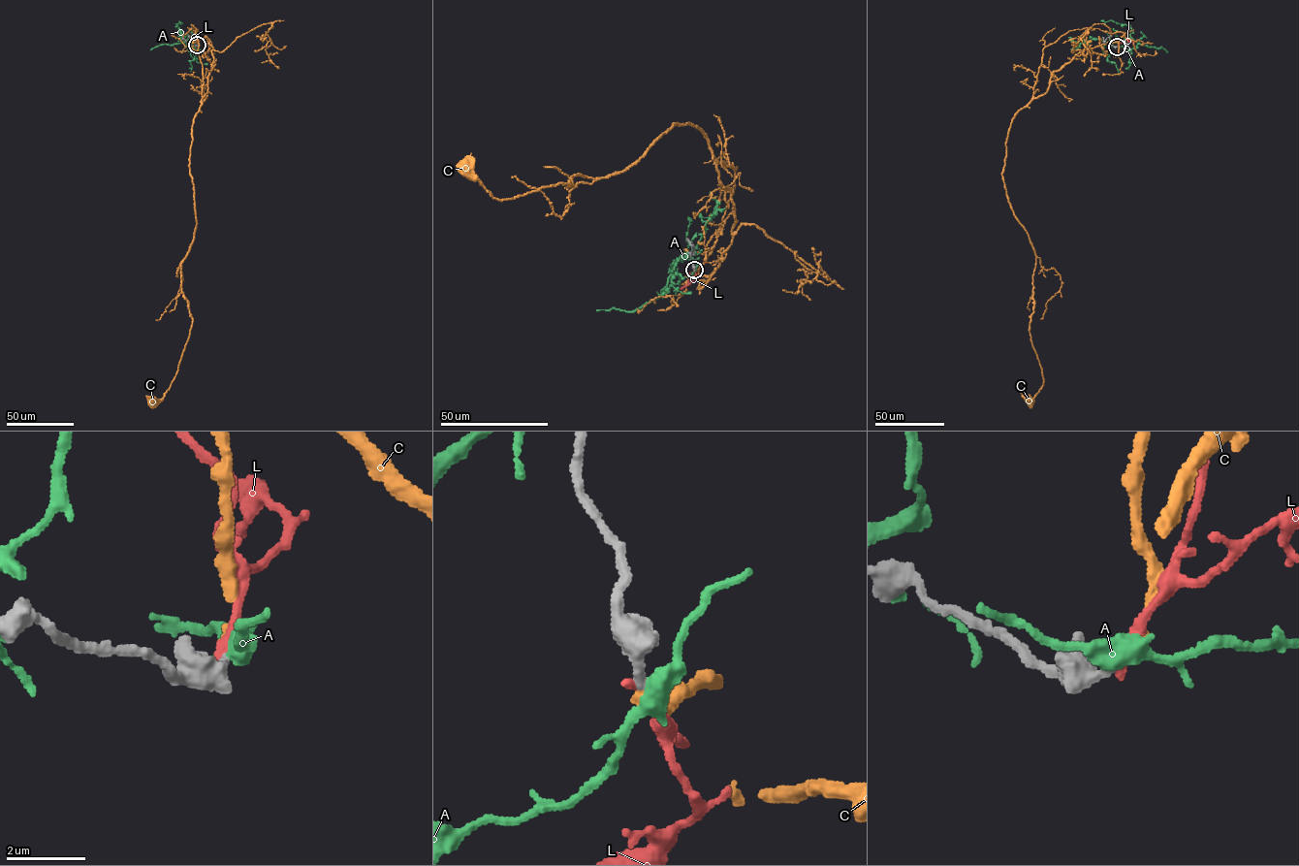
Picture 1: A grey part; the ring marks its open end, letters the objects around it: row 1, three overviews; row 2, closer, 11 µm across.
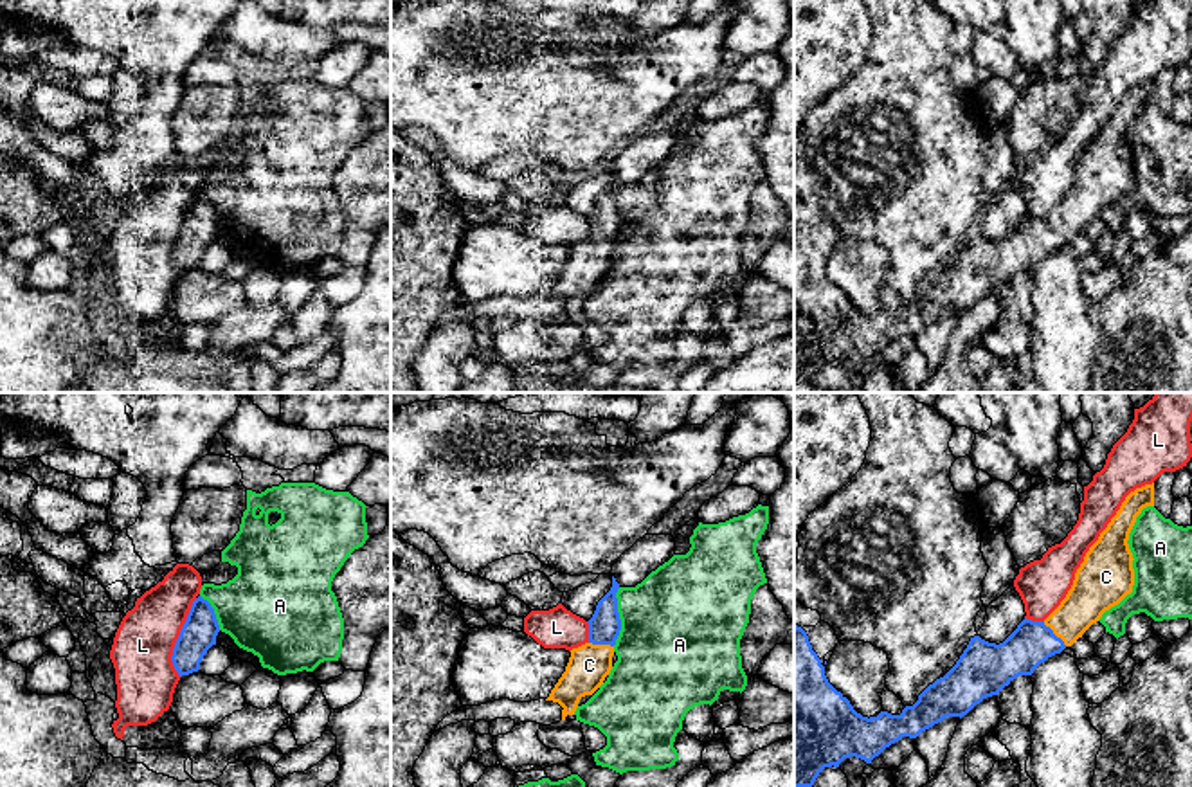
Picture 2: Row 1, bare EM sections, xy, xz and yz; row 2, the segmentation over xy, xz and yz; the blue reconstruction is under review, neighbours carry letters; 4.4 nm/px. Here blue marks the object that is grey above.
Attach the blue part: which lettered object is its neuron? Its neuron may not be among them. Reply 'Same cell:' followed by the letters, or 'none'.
Same cell: C

